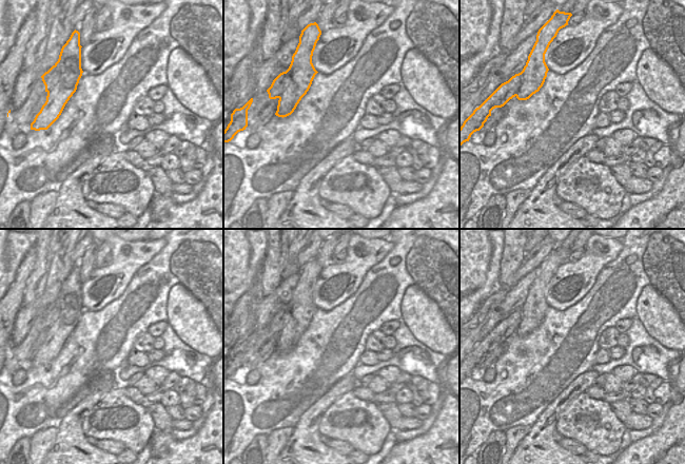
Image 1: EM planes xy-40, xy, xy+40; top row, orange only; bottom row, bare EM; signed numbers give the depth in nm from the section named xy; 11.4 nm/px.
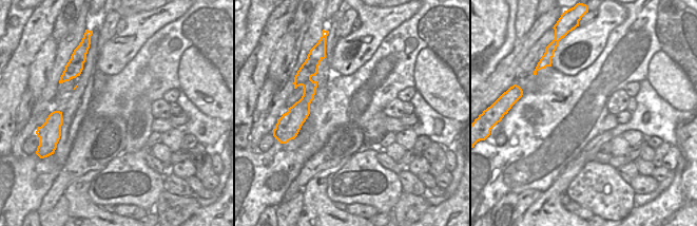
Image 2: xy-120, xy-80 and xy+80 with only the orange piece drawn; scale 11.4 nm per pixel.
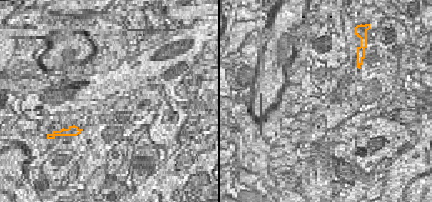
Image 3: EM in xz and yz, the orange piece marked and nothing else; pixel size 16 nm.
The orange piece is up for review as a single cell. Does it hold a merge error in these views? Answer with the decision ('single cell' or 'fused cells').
fused cells

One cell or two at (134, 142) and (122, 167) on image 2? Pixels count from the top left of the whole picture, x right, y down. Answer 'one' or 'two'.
two

